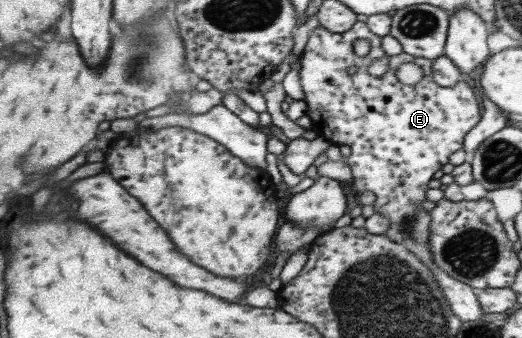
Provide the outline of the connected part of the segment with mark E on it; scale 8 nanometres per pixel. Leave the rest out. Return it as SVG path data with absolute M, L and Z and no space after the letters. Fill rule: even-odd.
M357 21L351 30L344 33L336 33L321 26L311 31L302 59L302 85L303 90L306 91L307 116L312 120L311 129L318 136L329 139L332 144L347 145L351 148L351 155L346 163L352 168L354 186L359 193L370 190L375 194L375 212L389 221L389 228L384 235L391 238L393 242L409 248L419 260L431 267L431 272L442 294L446 297L450 309L462 322L482 320L486 312L479 306L476 291L465 283L451 278L435 266L434 252L431 251L431 226L434 225L434 216L421 207L421 202L427 200L429 182L435 178L435 172L448 163L449 154L461 148L463 136L478 124L479 114L482 114L479 110L479 102L473 94L473 88L465 84L464 77L453 86L437 86L433 78L434 61L428 58L417 58L405 52L388 56L388 69L381 76L369 74L371 62L387 56L383 50L383 44L379 45L379 41L380 36L370 29L367 21ZM357 39L367 39L372 42L373 48L367 56L359 56L355 52L354 44ZM404 62L415 62L424 70L426 75L419 84L411 86L399 80L396 72ZM351 66L358 68L353 74L347 72Z

